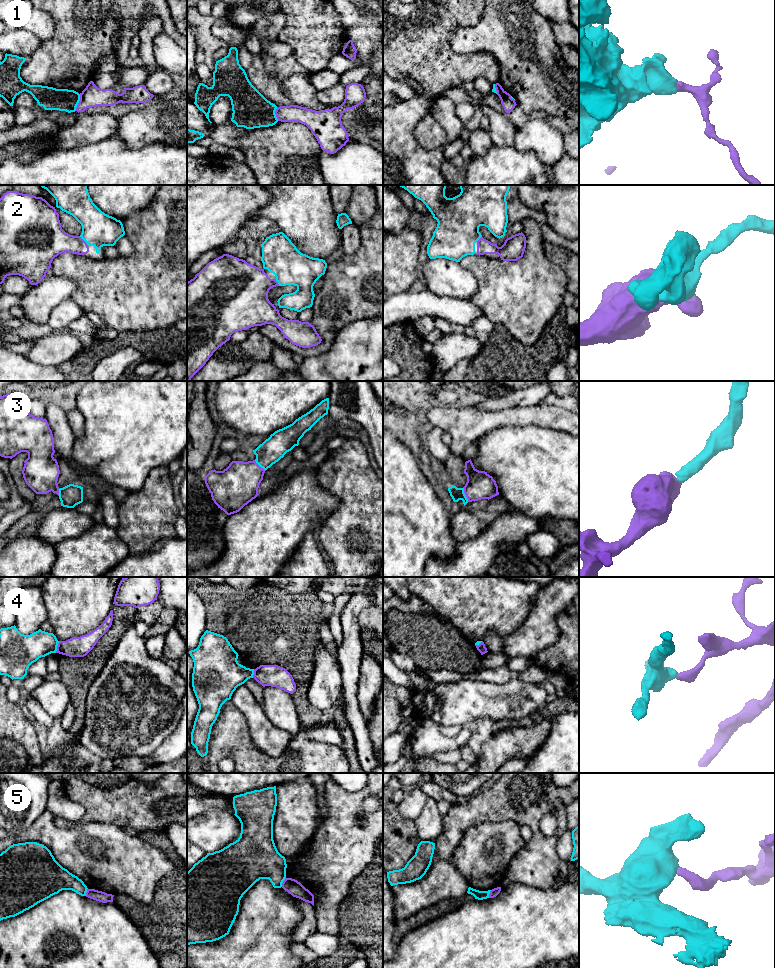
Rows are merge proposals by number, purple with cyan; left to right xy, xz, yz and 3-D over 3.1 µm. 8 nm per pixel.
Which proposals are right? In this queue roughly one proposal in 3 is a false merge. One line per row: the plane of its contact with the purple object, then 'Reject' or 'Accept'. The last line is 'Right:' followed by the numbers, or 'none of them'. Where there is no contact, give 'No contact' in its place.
1: Touches purple in xy. Accept
2: Touches purple in xy. Accept
3: Touches purple in yz. Accept
4: Touches purple in xy. Reject
5: Touches purple in xz. Reject
Right: 1, 2, 3

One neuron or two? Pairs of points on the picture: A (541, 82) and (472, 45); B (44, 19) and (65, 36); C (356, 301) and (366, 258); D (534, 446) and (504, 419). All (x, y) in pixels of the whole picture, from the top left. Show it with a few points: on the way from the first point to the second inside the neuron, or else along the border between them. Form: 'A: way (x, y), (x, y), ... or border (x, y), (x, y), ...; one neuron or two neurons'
A: way (524, 70), (499, 45), (489, 45); one neuron
B: border (43, 10), (53, 20), (54, 33), (42, 41); two neurons
C: way (356, 290), (366, 278), (366, 269); one neuron
D: border (533, 423), (525, 425), (500, 425), (488, 432); two neurons

